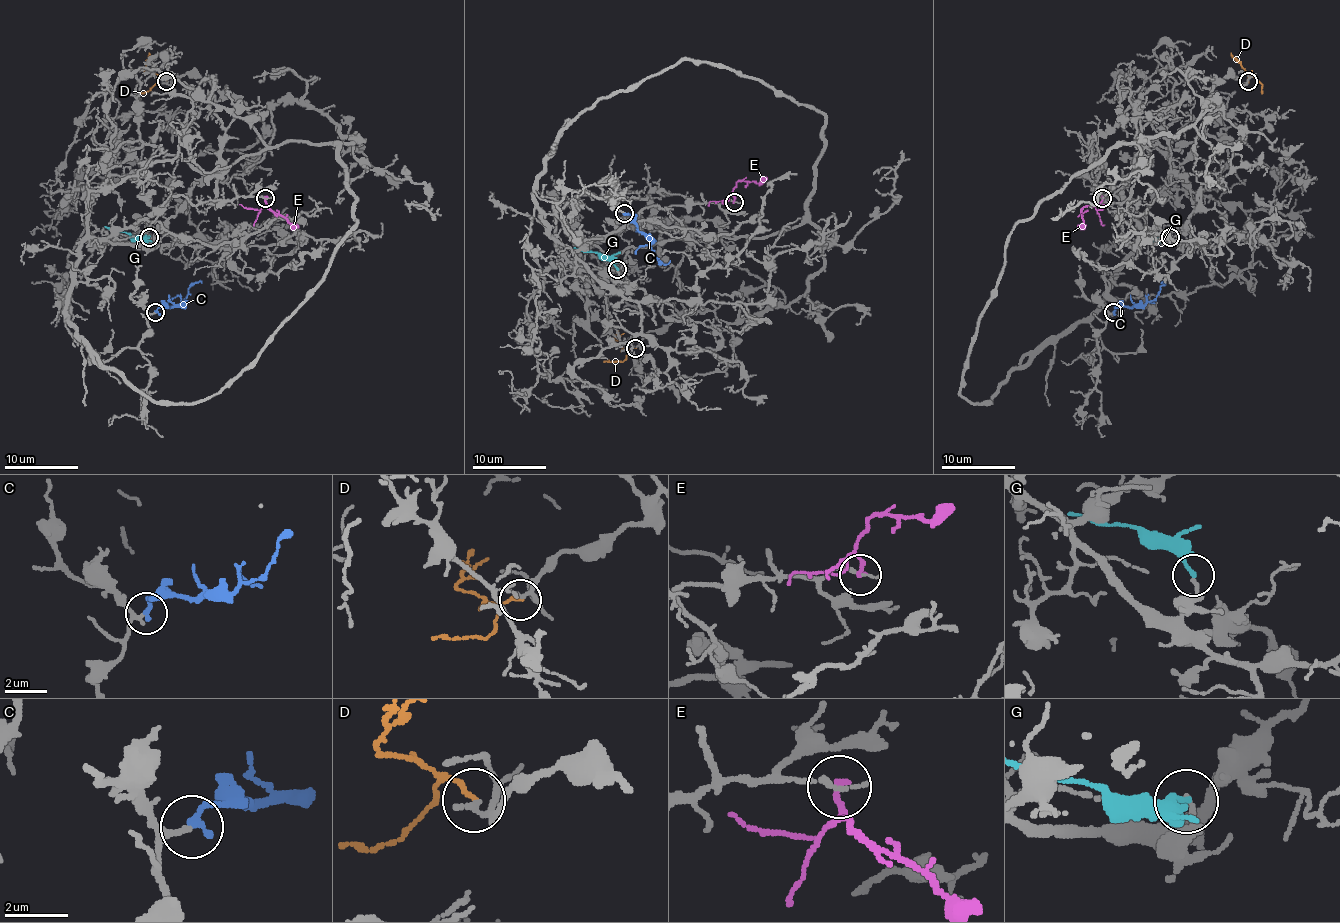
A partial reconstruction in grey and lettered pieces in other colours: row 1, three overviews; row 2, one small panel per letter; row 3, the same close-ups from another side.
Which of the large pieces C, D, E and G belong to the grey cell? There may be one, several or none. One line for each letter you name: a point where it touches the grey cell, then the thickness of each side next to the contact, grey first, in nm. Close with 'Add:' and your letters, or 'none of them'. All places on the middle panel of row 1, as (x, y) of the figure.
C: meets grey at (624, 213); 180 nm thick on the grey side, 260 nm on the other
Add: C

